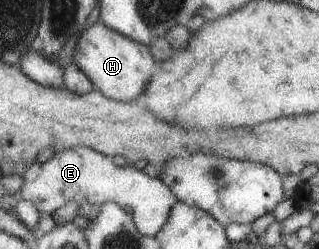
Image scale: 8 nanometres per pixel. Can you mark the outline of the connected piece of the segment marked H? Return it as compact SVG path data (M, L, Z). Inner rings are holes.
M100 21L82 34L73 59L92 80L95 89L107 98L124 102L133 102L146 92L158 72L159 65L149 46L106 28Z

